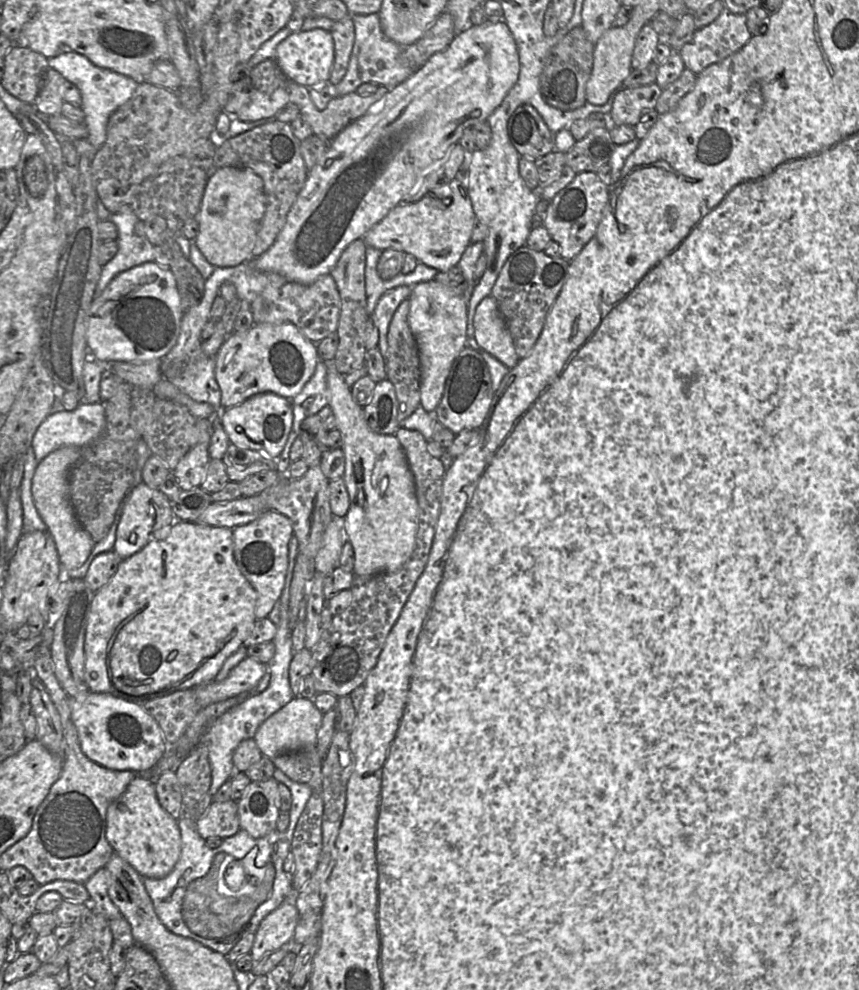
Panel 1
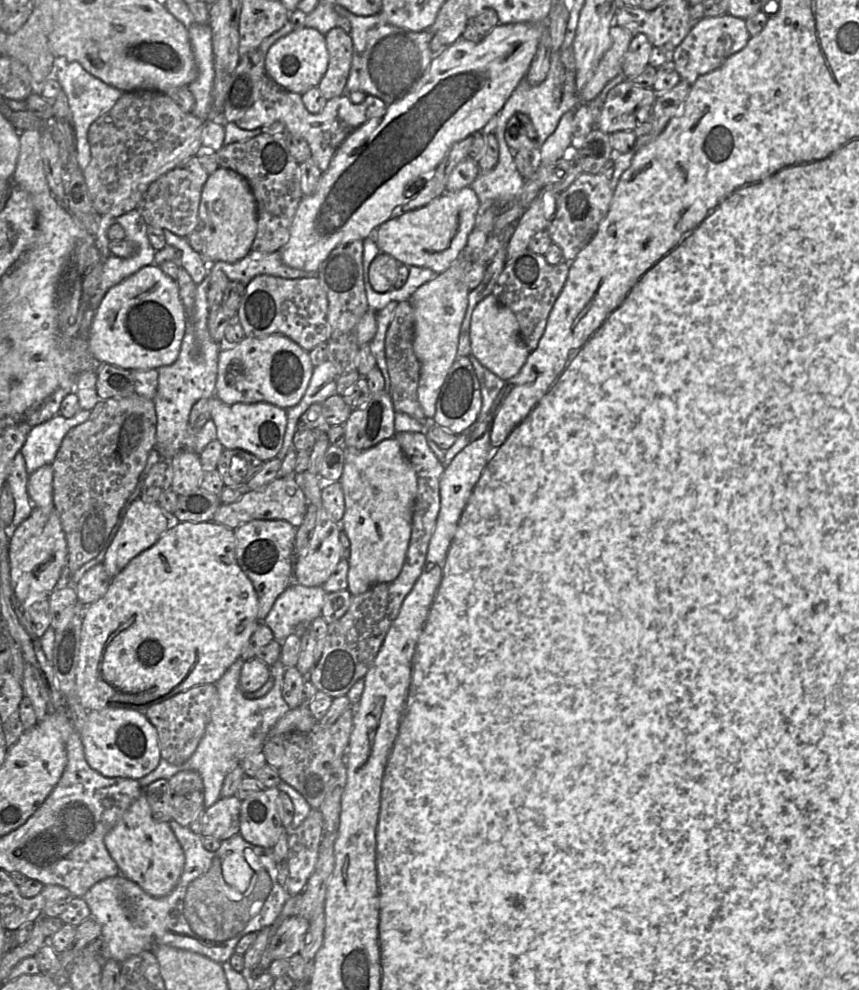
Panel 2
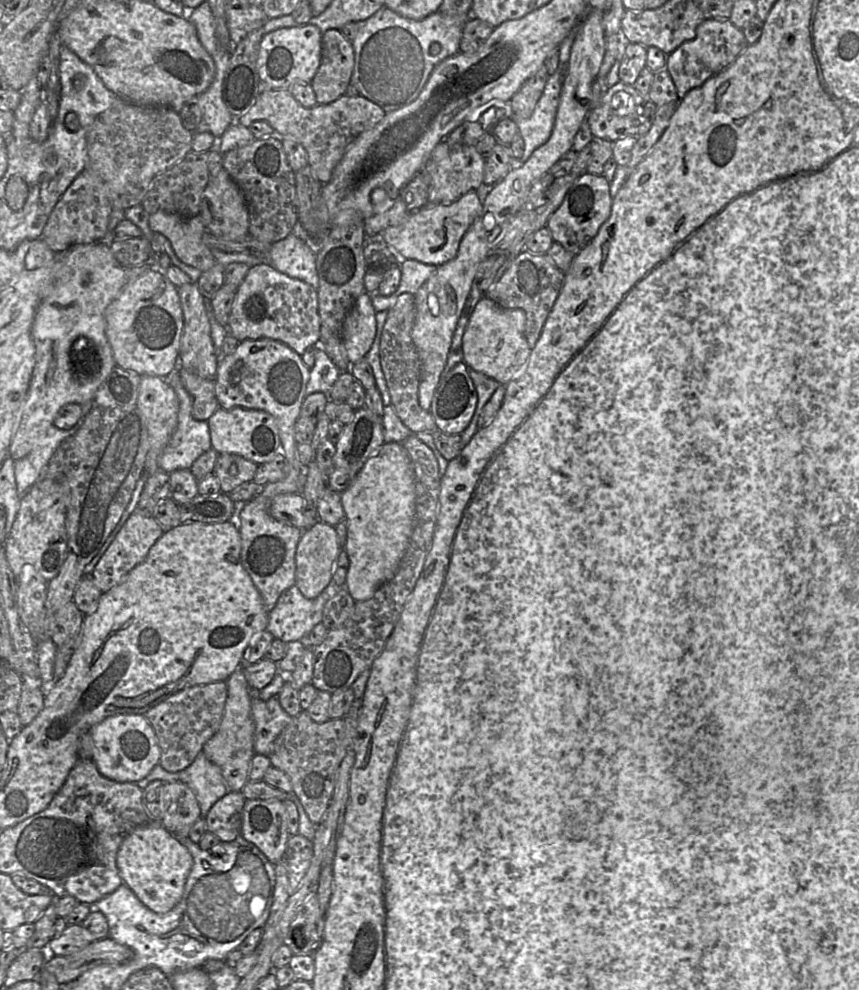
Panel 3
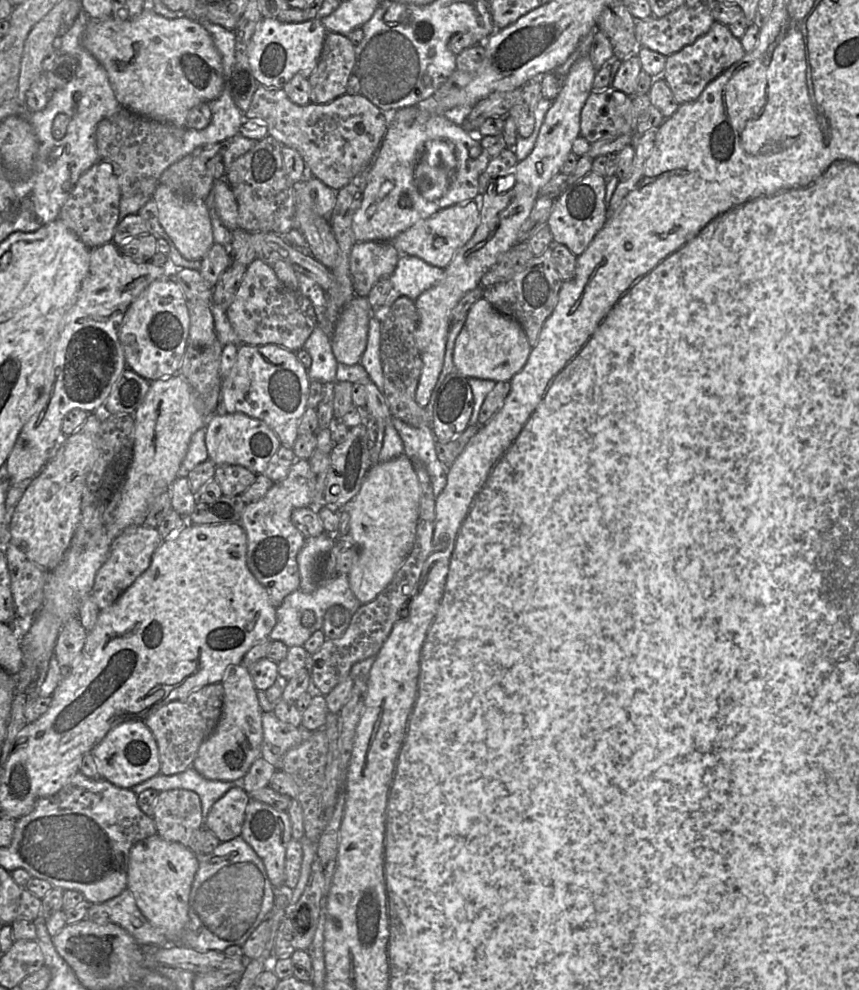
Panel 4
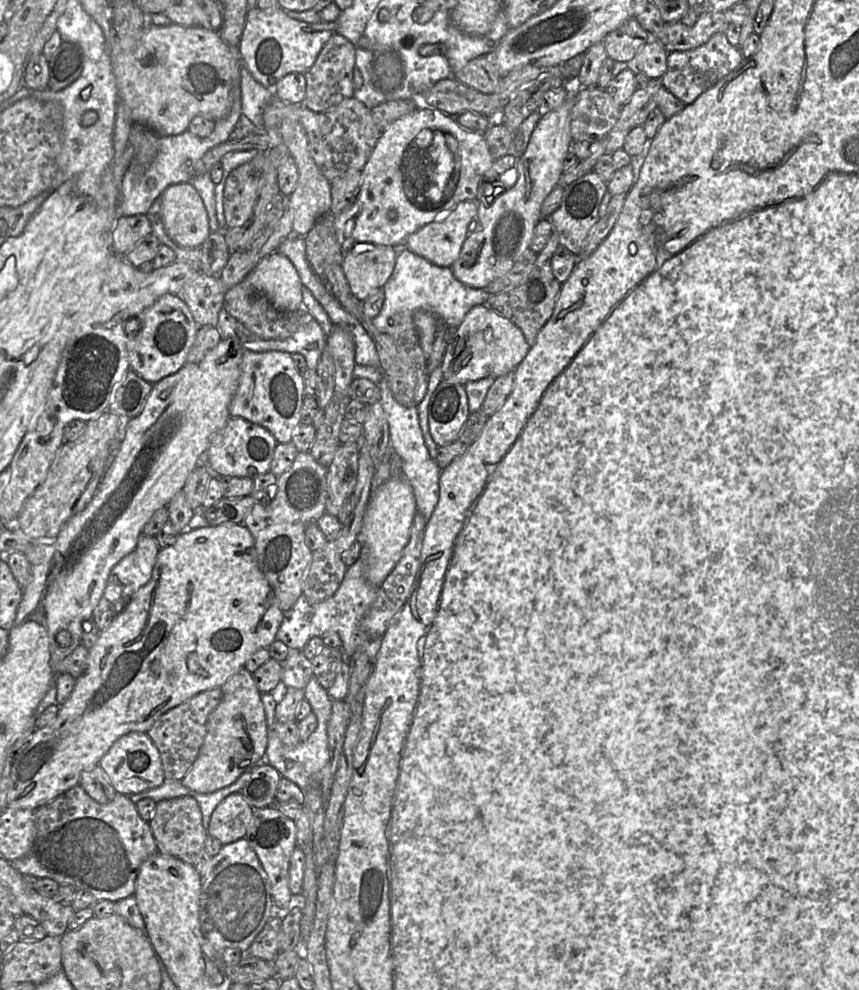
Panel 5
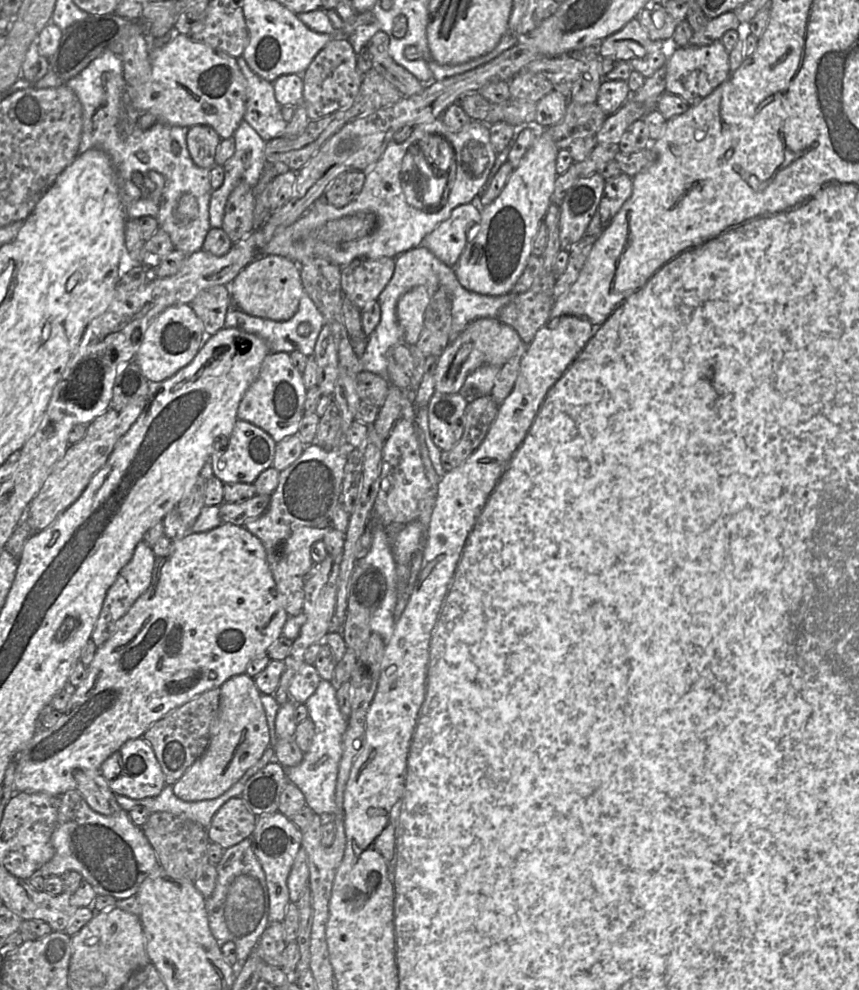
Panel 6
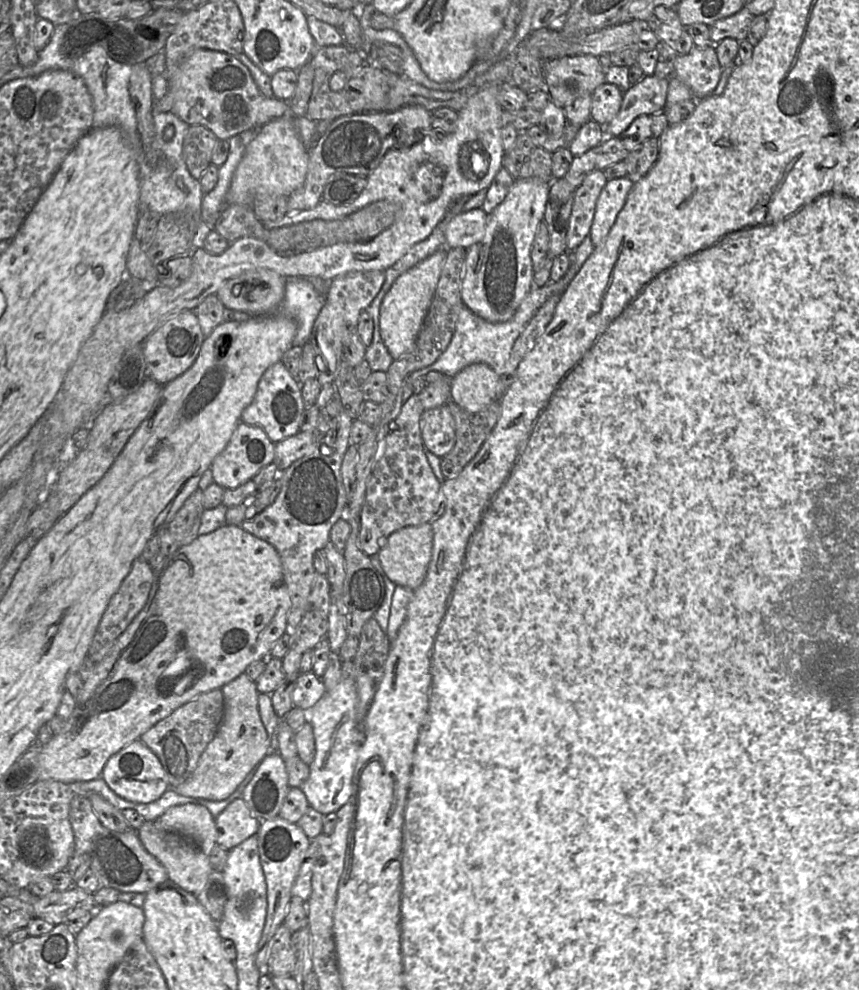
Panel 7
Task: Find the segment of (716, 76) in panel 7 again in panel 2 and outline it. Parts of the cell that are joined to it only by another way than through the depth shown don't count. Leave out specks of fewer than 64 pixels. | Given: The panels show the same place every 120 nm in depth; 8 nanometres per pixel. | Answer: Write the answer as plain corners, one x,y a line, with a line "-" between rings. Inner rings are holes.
729,13
717,17
703,17
670,53
670,59
673,60
681,80
693,85
700,76
719,68
729,57
742,50
750,38
744,19

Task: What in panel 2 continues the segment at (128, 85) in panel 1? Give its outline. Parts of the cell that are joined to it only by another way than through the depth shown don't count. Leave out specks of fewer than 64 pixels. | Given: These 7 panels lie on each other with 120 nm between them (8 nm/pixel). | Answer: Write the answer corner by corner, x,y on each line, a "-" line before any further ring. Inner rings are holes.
56,56
54,58
51,76
59,82
62,91
68,99
75,134
75,157
78,167
84,170
91,160
88,142
89,127
97,118
115,105
123,95
123,92
90,74
79,62
71,61
63,56

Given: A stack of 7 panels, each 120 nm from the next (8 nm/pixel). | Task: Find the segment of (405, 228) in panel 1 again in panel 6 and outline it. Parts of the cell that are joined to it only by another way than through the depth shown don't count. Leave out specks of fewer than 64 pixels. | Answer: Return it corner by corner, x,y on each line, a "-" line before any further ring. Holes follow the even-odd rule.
476,199
459,205
448,219
425,236
422,245
447,266
454,267
480,221
481,209

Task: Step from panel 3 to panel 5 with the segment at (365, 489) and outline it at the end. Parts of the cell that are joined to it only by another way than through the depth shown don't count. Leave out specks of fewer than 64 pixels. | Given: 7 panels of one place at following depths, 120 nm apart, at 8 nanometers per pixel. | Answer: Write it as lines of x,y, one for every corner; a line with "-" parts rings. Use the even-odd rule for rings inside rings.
392,475
371,496
358,540
366,550
367,579
379,588
400,560
410,538
417,512
416,499
410,483
402,476

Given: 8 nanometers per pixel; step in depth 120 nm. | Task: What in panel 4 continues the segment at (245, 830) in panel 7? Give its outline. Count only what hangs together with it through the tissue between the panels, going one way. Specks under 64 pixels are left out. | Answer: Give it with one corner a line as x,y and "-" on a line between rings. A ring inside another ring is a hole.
235,787
219,798
210,808
205,827
220,842
230,841
242,832
250,796
242,787

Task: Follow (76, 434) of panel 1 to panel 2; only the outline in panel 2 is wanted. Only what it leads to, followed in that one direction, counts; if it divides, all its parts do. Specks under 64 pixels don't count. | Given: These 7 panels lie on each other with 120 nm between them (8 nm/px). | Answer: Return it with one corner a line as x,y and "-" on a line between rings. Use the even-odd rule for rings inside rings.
79,410
73,417
56,415
52,419
32,427
27,440
20,450
25,459
27,473
51,464
56,457
65,435
76,426
84,423
90,415
88,410

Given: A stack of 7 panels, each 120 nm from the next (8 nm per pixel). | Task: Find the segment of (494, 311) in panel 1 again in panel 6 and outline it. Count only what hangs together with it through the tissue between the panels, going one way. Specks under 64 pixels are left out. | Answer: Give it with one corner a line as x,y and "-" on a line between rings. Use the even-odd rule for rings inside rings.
479,318
472,321
438,357
434,374
435,391
459,393
469,374
483,365
503,366
522,345
525,344
519,334
499,318

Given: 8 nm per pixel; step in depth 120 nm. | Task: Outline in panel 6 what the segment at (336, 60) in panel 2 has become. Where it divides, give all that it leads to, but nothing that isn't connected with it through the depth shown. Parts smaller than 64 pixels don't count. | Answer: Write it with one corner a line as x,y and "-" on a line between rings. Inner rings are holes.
332,39
314,57
302,73
304,90
302,103
310,120
316,120
349,106
358,94
363,76
357,65
357,54
348,39

